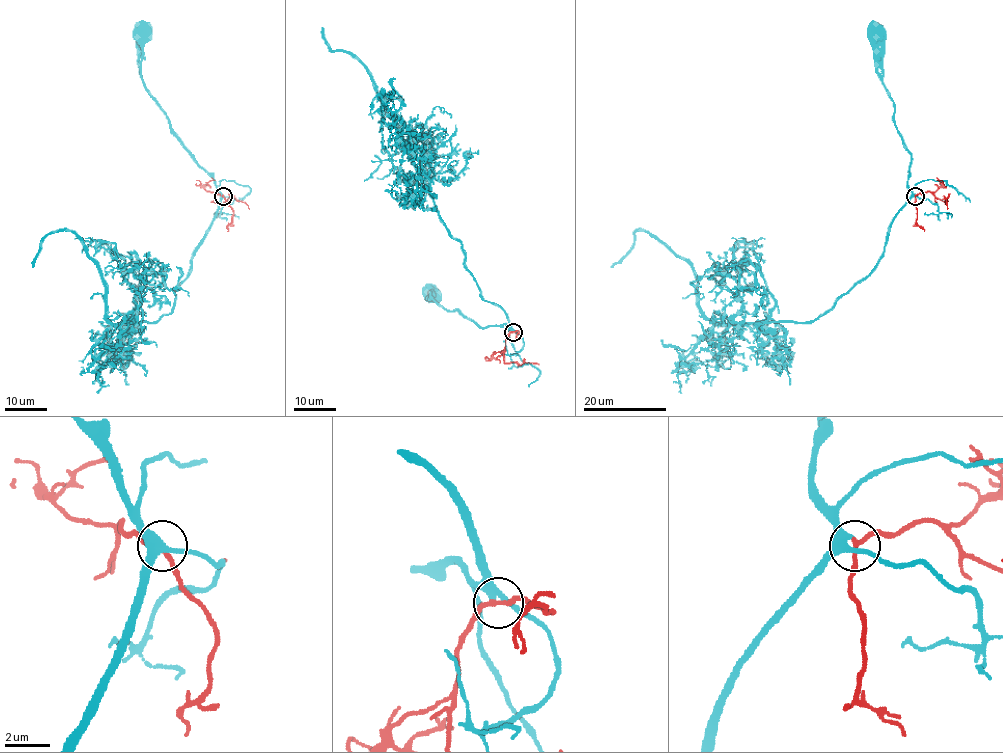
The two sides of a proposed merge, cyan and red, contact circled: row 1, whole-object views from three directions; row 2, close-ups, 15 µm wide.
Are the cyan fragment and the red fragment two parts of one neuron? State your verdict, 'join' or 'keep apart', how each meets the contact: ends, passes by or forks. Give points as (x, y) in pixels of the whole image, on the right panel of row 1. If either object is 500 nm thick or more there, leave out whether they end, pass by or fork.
join; cyan forks; red passes by

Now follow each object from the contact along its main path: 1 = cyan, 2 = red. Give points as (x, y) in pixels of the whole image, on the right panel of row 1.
1: (915, 197), (908, 181), (911, 152), (895, 127), (894, 103), (875, 64), (874, 33)
2: (915, 196), (930, 191), (946, 203), (948, 197), (947, 209)

